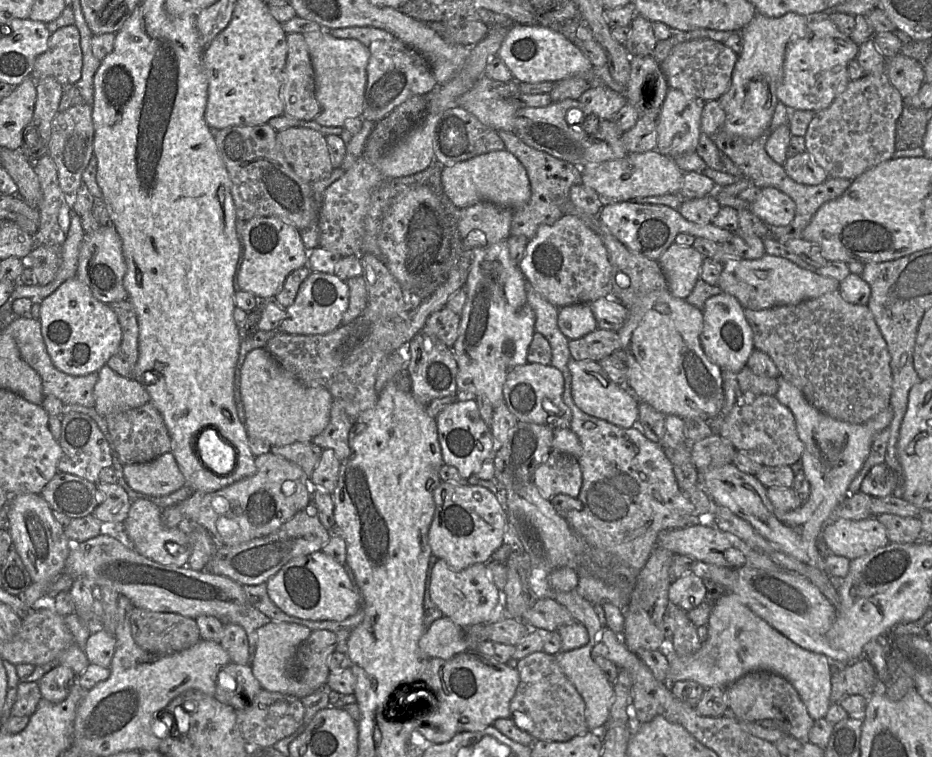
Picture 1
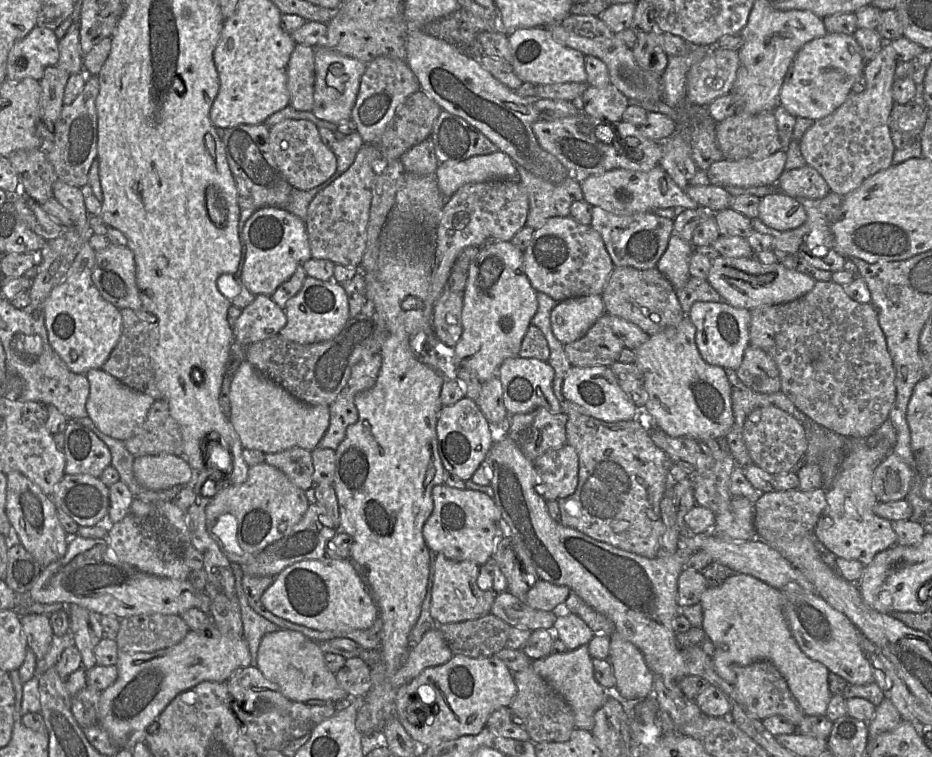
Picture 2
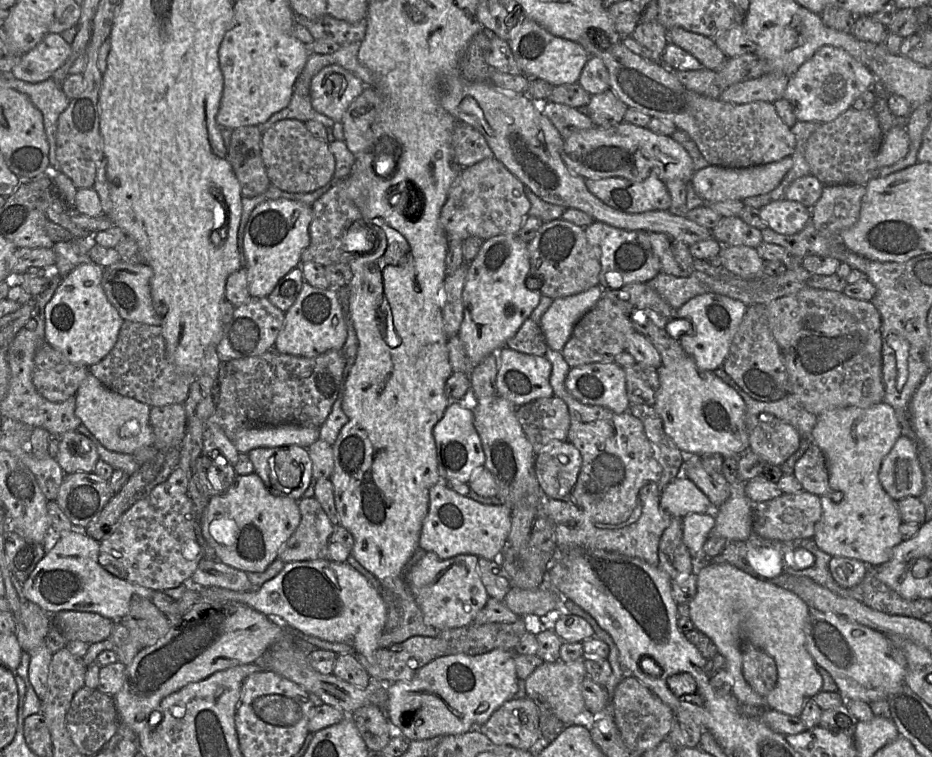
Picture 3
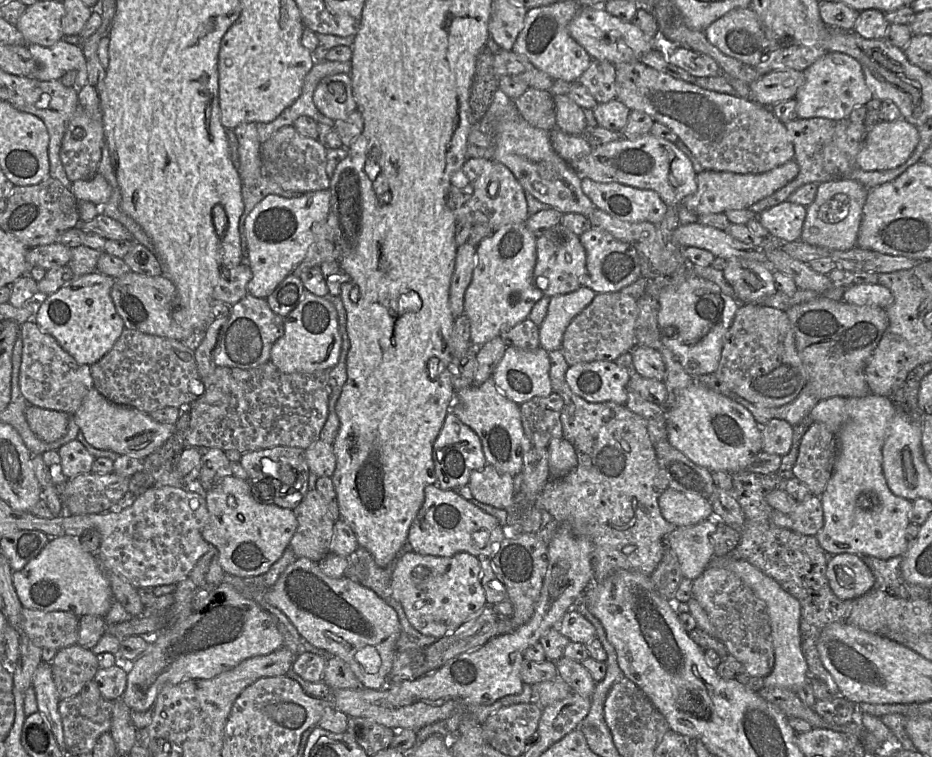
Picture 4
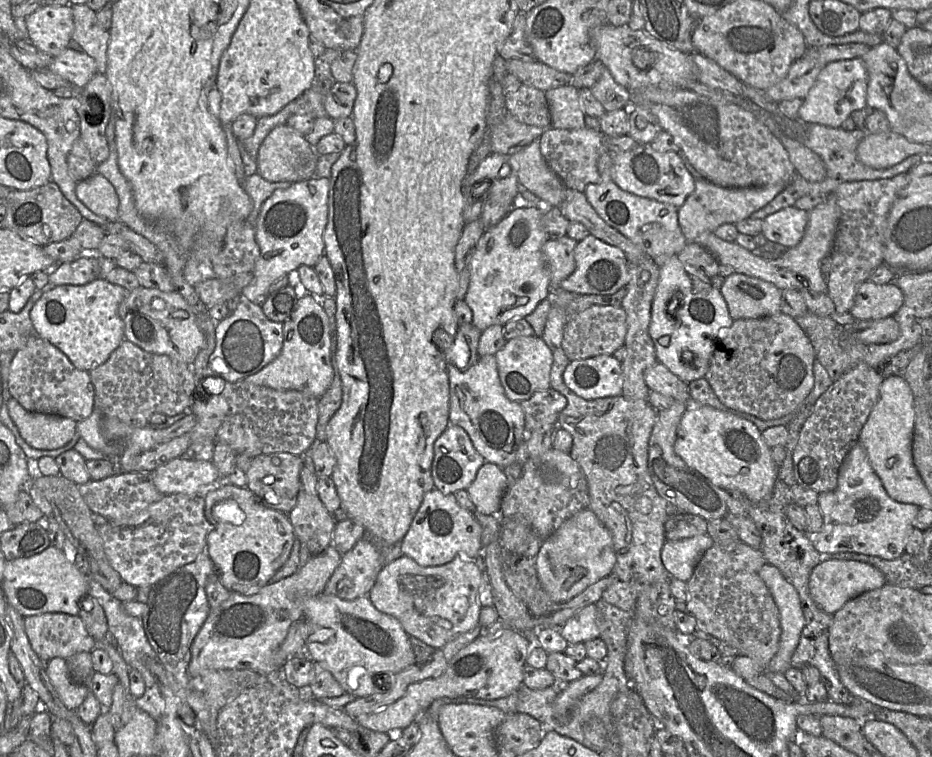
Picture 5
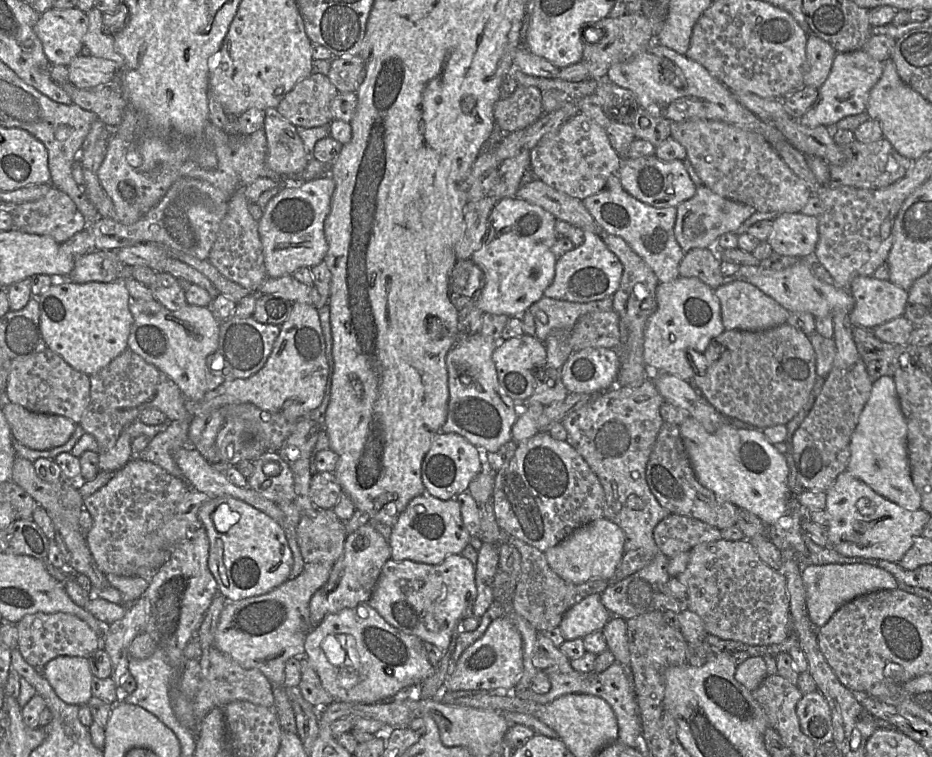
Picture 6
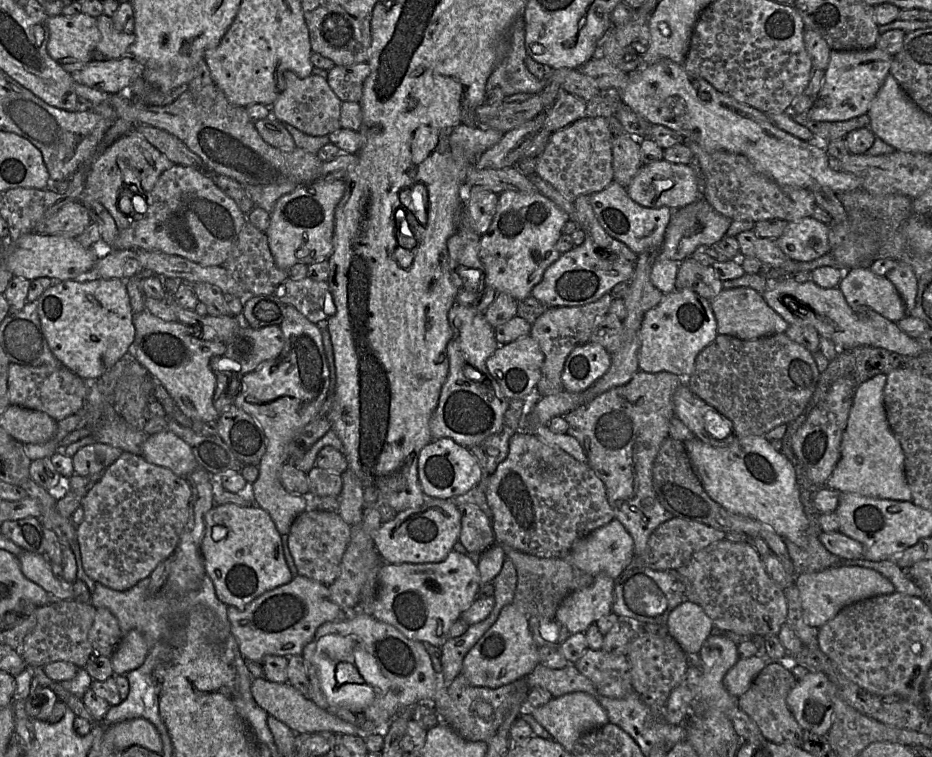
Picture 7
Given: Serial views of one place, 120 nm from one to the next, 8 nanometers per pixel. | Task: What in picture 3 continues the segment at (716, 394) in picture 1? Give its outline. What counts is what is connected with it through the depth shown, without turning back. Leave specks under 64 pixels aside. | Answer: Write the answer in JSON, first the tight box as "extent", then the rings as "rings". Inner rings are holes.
{"extent":[654,355,749,457],"rings":[[[685,355],[681,360],[657,368],[659,389],[654,409],[662,420],[665,433],[685,455],[720,454],[739,457],[749,449],[745,426],[745,404],[740,396],[713,371],[701,370]]]}

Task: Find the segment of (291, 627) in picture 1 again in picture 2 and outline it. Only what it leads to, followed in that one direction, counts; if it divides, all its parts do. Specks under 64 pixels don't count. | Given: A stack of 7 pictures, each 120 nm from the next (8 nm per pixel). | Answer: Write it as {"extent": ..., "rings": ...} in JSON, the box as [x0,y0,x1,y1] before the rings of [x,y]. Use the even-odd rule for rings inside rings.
{"extent":[257,629,348,703],"rings":[[[279,629],[265,634],[257,652],[257,668],[266,679],[276,684],[280,692],[290,701],[307,702],[322,700],[334,703],[348,695],[339,685],[335,674],[325,665],[325,654],[319,645],[300,632]]]}

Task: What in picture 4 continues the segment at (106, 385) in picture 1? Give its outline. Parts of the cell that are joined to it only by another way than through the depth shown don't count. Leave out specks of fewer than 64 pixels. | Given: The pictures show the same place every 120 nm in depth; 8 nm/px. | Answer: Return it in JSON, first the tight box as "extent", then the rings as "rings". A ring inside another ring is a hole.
{"extent":[73,387,176,460],"rings":[[[94,387],[73,415],[73,419],[86,441],[94,448],[139,460],[144,460],[159,449],[176,430],[176,424],[158,423],[145,412],[108,401]]]}

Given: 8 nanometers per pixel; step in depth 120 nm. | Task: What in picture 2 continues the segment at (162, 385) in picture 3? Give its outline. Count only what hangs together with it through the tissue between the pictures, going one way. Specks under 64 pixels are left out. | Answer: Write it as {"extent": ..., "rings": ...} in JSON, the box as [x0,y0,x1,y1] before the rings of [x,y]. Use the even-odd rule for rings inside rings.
{"extent":[101,309,163,401],"rings":[[[131,309],[120,310],[122,315],[122,334],[110,354],[109,359],[101,368],[109,375],[116,378],[129,388],[151,396],[155,401],[163,400],[155,382],[152,360],[150,356],[150,331],[156,323],[156,318],[144,309],[133,311]]]}

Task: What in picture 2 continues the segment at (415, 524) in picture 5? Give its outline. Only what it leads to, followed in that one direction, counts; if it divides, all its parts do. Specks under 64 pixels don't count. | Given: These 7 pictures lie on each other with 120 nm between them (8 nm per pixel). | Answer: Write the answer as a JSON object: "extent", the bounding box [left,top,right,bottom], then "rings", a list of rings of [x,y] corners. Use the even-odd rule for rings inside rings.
{"extent":[422,483,506,567],"rings":[[[443,483],[433,487],[432,501],[433,510],[422,529],[425,544],[431,552],[441,553],[453,561],[471,561],[479,567],[493,558],[498,543],[506,535],[502,514],[493,498],[480,491],[456,489]]]}

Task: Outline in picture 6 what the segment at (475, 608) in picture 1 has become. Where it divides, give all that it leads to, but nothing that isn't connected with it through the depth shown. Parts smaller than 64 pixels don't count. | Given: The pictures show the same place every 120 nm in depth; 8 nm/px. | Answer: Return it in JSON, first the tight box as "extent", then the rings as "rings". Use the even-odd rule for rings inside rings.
{"extent":[368,554,477,651],"rings":[[[461,554],[449,555],[438,565],[389,559],[368,605],[396,629],[445,651],[461,621],[471,615],[477,597],[475,570],[476,566]]]}

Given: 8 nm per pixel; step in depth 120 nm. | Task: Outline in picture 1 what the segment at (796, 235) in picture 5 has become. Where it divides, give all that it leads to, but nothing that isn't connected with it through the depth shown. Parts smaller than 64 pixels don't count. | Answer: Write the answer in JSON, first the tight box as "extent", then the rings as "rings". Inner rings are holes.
{"extent":[750,187,796,226],"rings":[[[774,187],[760,189],[757,198],[750,204],[750,211],[764,224],[786,226],[795,216],[796,205],[784,192]]]}

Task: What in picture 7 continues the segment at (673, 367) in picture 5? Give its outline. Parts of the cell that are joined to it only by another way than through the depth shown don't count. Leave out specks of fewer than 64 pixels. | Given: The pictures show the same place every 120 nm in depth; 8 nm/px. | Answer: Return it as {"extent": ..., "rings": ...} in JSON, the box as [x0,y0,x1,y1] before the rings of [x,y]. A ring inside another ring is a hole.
{"extent":[639,289,717,379],"rings":[[[689,289],[673,290],[644,315],[639,332],[639,370],[647,373],[669,372],[681,379],[689,378],[698,354],[717,335],[717,323],[710,301]]]}

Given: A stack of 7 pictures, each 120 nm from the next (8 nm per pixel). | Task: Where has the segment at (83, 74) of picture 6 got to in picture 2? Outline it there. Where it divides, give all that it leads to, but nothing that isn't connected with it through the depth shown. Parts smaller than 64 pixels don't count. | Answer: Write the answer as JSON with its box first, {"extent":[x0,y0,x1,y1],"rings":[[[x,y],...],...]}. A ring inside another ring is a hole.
{"extent":[7,26,59,81],"rings":[[[35,26],[24,38],[10,50],[7,60],[7,79],[19,81],[34,78],[38,81],[49,66],[55,66],[59,60],[59,47],[54,30]]]}

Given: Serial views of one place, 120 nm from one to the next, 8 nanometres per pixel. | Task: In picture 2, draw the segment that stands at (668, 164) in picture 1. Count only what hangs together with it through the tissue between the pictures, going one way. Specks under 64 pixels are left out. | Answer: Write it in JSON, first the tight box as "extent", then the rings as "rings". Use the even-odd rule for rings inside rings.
{"extent":[580,165,700,215],"rings":[[[659,165],[649,171],[612,169],[599,175],[591,175],[580,181],[584,200],[607,212],[632,215],[651,212],[652,208],[696,209],[700,205],[690,198]]]}

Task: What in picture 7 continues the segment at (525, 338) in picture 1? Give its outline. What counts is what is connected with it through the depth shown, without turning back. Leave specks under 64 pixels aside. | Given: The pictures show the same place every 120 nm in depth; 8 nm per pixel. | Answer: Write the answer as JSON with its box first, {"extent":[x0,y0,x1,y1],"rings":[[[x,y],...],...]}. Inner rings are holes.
{"extent":[479,190,569,301],"rings":[[[508,190],[498,195],[492,223],[480,239],[479,258],[485,267],[485,285],[519,301],[531,295],[546,269],[560,257],[556,243],[569,215],[540,192]]]}

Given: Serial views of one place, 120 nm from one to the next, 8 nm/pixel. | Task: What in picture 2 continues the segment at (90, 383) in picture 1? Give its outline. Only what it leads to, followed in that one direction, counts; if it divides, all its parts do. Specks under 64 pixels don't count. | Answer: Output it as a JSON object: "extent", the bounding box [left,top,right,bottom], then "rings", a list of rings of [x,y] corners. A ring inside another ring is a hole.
{"extent":[7,335,90,421],"rings":[[[26,335],[29,342],[22,341],[22,346],[29,346],[34,351],[35,359],[25,360],[23,365],[11,352],[7,352],[7,377],[19,376],[23,382],[23,389],[18,400],[34,401],[46,406],[55,406],[68,421],[87,417],[86,402],[90,386],[86,375],[71,372],[60,356],[53,350],[49,341],[41,340],[39,336]]]}

